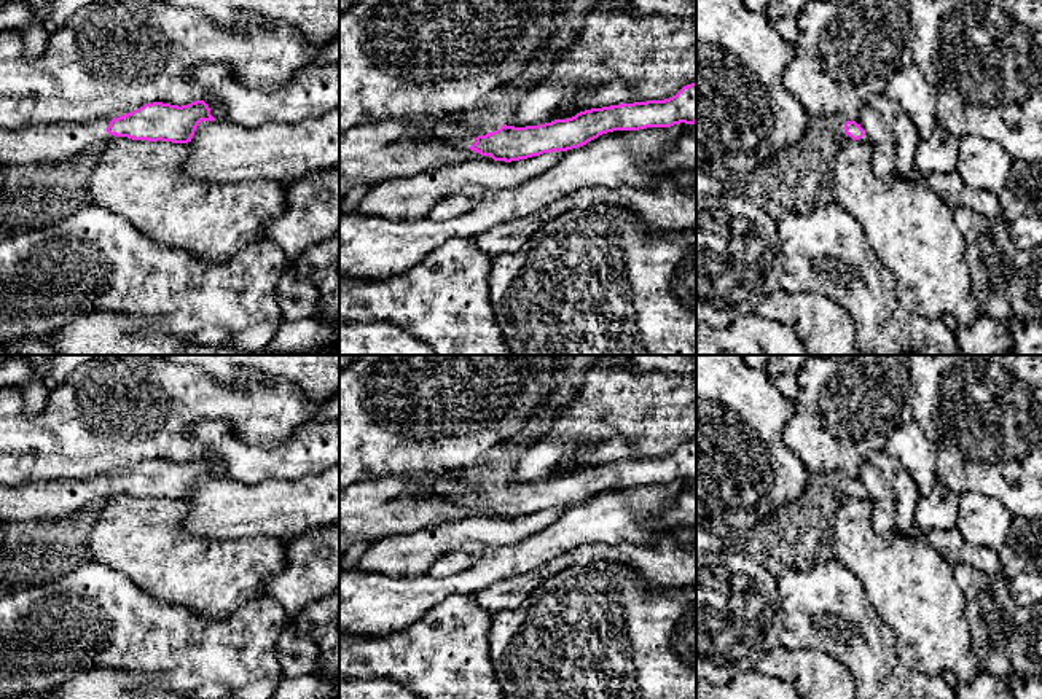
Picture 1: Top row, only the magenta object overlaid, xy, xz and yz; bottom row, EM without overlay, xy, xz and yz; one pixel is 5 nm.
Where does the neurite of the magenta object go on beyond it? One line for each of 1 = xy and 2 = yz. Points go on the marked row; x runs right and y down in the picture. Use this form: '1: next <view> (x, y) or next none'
1: next xy (56, 140)
2: next yz (837, 123)

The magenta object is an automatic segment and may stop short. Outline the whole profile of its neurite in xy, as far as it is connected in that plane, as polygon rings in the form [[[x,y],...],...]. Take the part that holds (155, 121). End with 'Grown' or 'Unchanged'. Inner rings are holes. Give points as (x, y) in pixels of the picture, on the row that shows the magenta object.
[[[204,100],[182,107],[153,102],[113,119],[0,129],[0,166],[64,161],[118,137],[188,143],[201,121],[215,121]]]. Grown

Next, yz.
[[[838,115],[832,118],[829,123],[840,143],[848,140],[867,142],[867,137],[859,121],[849,121],[843,115]]]. Grown

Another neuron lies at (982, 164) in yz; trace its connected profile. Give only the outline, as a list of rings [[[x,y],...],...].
[[[964,135],[959,140],[956,172],[964,186],[1001,194],[1009,180],[1015,159],[996,142],[978,135]]]

